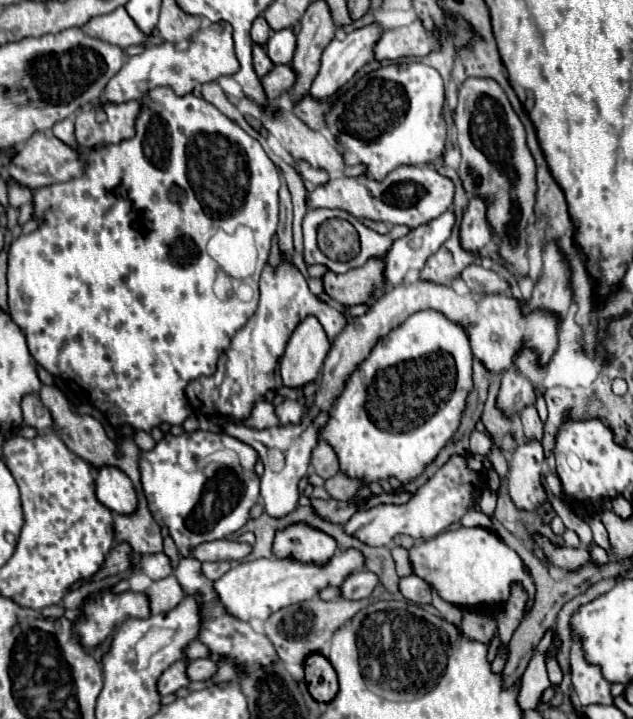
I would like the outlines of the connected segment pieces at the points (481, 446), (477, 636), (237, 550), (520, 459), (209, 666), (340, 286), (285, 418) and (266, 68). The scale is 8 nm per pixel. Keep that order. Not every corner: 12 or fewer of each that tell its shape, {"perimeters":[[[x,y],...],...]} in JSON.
{"perimeters":[[[485,433],[470,434],[471,453],[485,455],[492,441]],[[464,609],[460,631],[490,645],[498,625],[474,609]],[[232,539],[200,543],[190,549],[198,561],[238,561],[248,543]],[[528,441],[510,455],[508,491],[520,509],[546,499],[544,449]],[[194,659],[186,665],[190,681],[206,681],[216,671],[214,661]],[[382,259],[344,275],[326,271],[324,293],[344,307],[370,301]],[[284,399],[276,405],[280,427],[298,423],[302,405]],[[254,45],[254,71],[264,77],[272,71],[274,63],[264,47]]]}

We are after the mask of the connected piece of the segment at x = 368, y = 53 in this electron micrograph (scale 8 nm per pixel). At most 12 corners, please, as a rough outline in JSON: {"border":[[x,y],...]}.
{"border":[[380,25],[332,39],[310,97],[330,99],[374,59]]}

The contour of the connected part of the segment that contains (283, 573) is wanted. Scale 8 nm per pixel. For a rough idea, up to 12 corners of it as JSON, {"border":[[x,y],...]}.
{"border":[[356,549],[324,567],[294,559],[232,565],[214,583],[226,611],[268,619],[364,567]]}

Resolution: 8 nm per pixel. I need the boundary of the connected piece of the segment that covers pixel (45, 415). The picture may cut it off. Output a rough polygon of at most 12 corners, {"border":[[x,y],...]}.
{"border":[[38,395],[22,399],[24,423],[42,431],[52,425]]}

